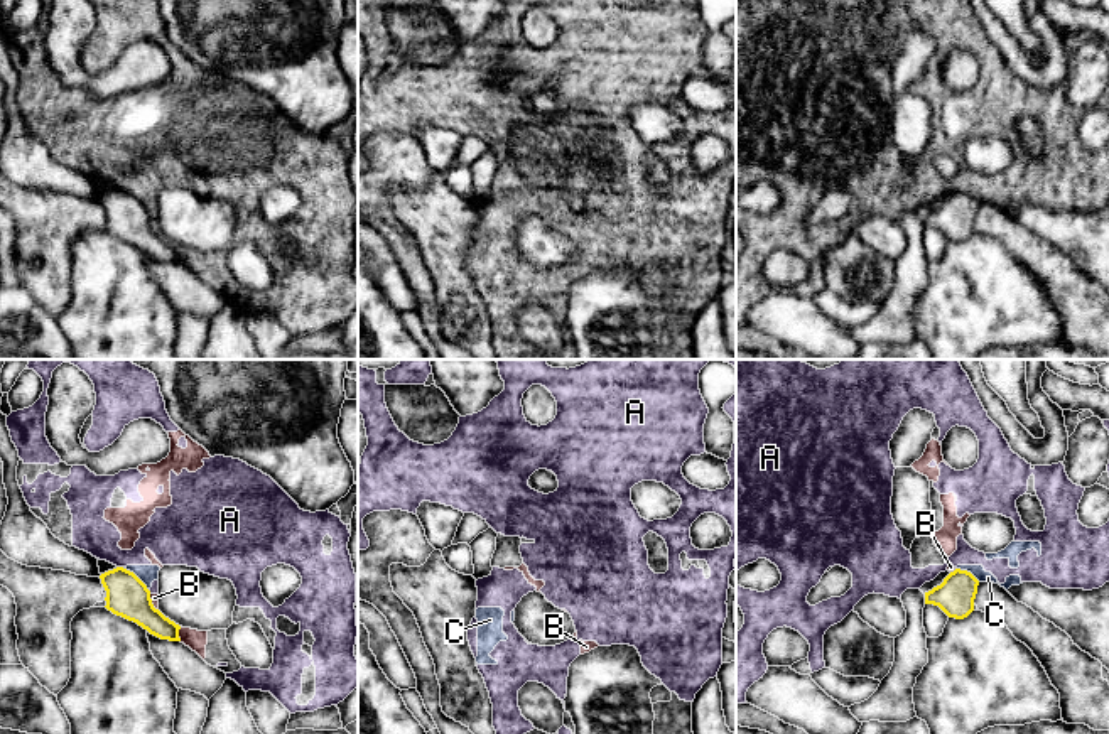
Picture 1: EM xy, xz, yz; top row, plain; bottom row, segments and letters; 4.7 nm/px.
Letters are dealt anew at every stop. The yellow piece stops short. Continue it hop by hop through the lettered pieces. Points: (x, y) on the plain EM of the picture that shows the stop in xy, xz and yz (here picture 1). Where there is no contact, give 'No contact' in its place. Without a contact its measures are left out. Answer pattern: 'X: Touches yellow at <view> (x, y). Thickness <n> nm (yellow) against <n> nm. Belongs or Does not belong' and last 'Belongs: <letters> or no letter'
A: Touches yellow at xy (120, 189). Thickness 200 nm (yellow) against 180 nm. Does not belong
B: Touches yellow at xy (178, 255). Thickness 160 nm (yellow) against 100 nm. Does not belong
C: Touches yellow at xy (135, 198). Thickness 200 nm (yellow) against 90 nm. Does not belong
Belongs: no letter

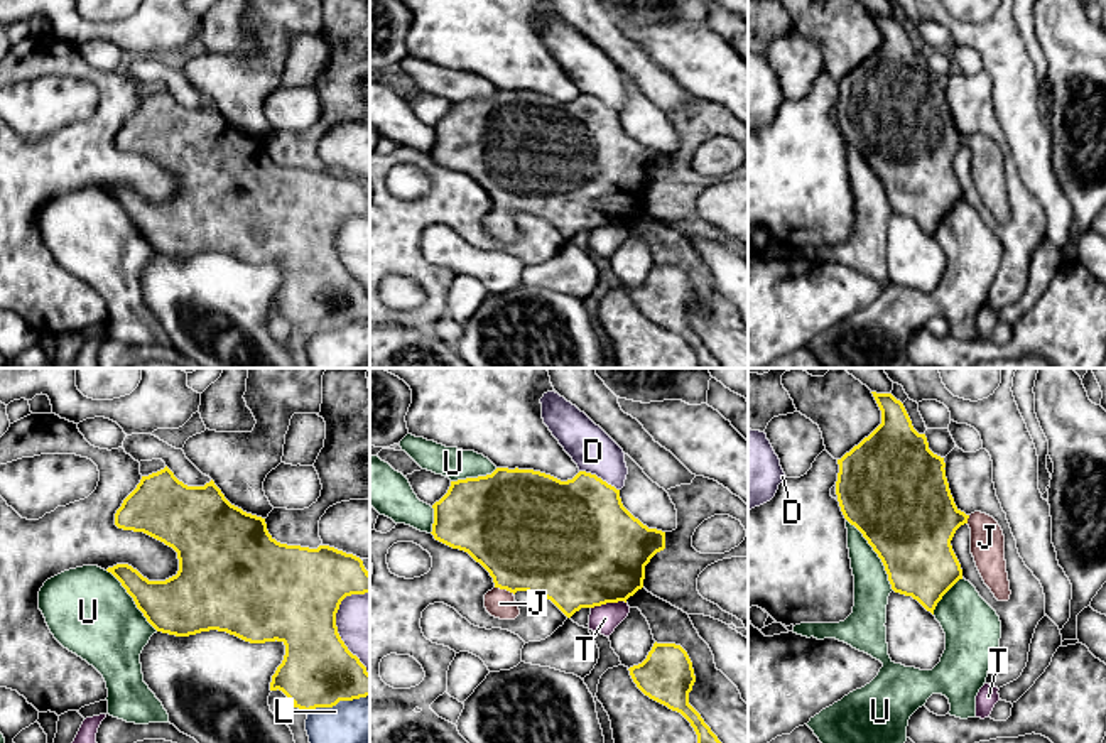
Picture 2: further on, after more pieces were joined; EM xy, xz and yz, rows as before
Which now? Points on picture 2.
D: Touches yellow at xz (600, 100). Thickness 460 nm (yellow) against 200 nm. Does not belong
J: Touches yellow at xz (505, 210). Thickness 480 nm (yellow) against 140 nm. Belongs
L: Touches yellow at xy (338, 323). Thickness 360 nm (yellow) against 460 nm. Does not belong
T: Touches yellow at xz (608, 223). Thickness 500 nm (yellow) against 140 nm. Does not belong
U: Touches yellow at yz (877, 174). Thickness 460 nm (yellow) against 180 nm. Does not belong
Belongs: J

